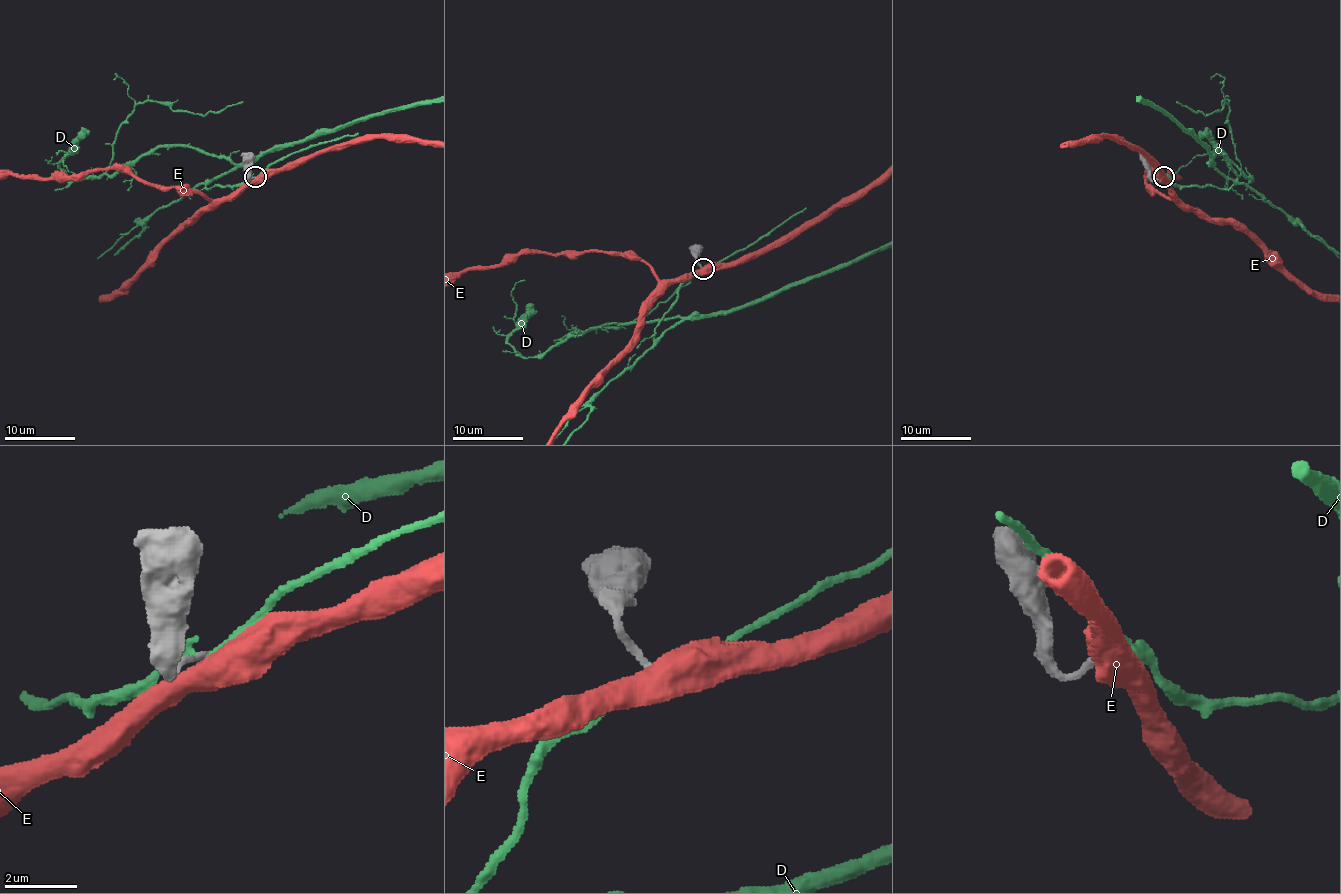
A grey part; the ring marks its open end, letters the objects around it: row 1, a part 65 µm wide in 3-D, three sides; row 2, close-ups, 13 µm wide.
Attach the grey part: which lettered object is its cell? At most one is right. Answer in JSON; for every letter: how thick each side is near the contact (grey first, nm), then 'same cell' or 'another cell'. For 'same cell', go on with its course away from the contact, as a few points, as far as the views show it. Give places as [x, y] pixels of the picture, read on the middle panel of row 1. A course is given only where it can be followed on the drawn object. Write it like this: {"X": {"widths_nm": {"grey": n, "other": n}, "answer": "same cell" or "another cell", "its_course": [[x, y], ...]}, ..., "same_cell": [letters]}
{"D": {"widths_nm": {"grey": 180, "other": 220}, "answer": "another cell"}, "E": {"widths_nm": {"grey": 180, "other": 550}, "answer": "another cell"}, "same_cell": []}

